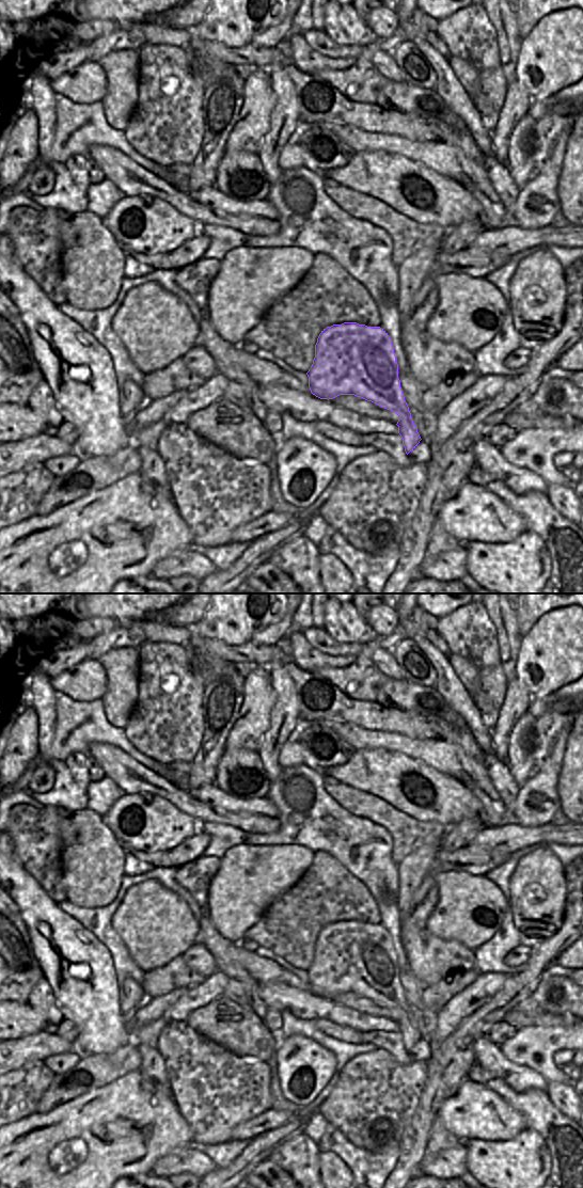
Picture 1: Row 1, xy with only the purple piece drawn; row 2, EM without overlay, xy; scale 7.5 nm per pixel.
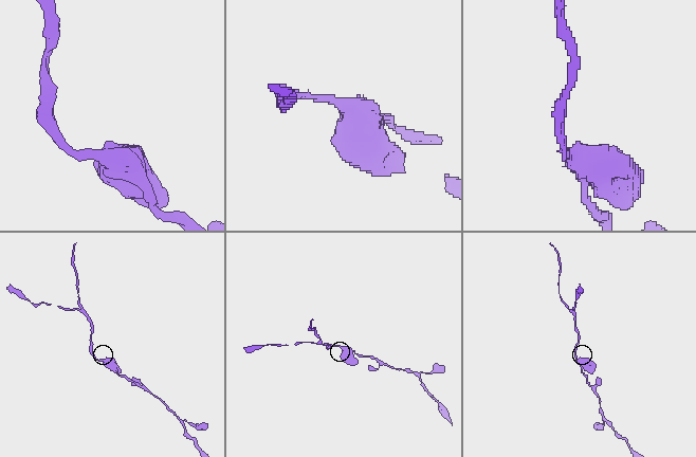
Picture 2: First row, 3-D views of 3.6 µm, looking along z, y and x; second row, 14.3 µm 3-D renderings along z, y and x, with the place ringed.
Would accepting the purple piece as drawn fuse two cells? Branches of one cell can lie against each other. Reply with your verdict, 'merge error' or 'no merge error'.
no merge error

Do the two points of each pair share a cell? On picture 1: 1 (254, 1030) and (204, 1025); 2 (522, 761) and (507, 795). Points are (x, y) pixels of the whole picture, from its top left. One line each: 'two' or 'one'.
1: one
2: two

